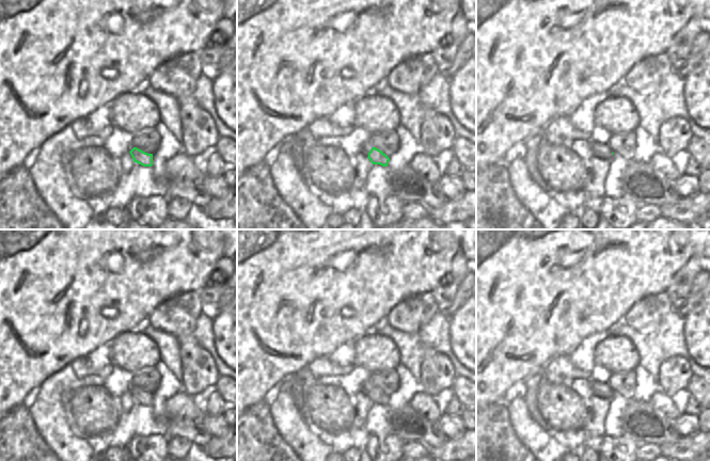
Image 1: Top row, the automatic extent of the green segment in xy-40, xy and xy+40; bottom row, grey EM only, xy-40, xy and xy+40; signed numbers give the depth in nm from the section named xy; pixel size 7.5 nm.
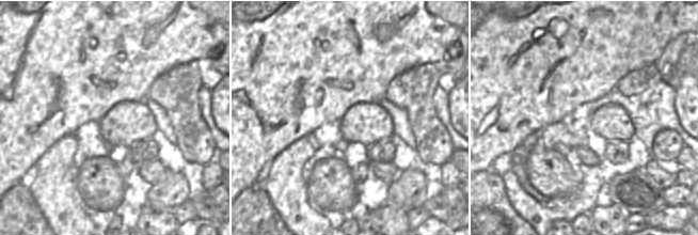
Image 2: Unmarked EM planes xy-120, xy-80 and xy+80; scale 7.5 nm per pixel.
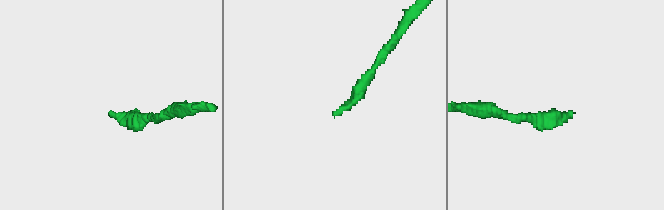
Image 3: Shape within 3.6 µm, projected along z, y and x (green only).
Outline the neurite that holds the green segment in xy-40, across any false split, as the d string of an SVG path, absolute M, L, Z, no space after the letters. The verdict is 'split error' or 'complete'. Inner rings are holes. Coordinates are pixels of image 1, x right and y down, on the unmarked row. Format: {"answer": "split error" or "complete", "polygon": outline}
{"answer": "complete", "polygon": "M133 386L130 391L133 401L137 401L143 406L153 404L153 393L147 393L137 386Z"}

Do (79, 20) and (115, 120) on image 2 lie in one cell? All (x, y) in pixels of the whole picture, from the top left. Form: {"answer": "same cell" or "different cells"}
{"answer": "different cells"}

